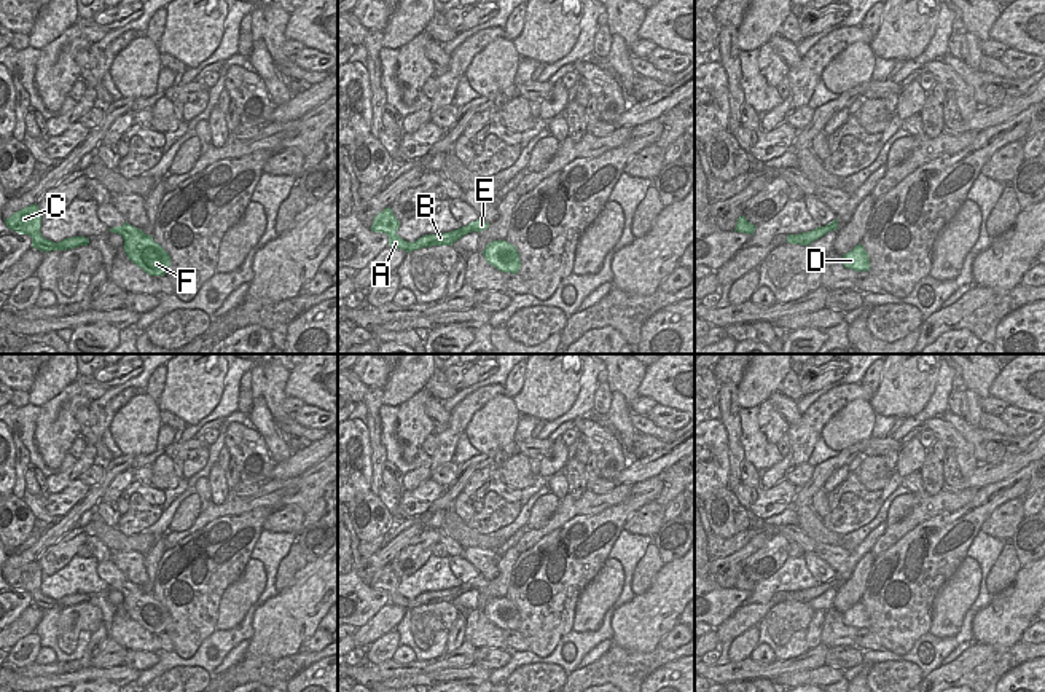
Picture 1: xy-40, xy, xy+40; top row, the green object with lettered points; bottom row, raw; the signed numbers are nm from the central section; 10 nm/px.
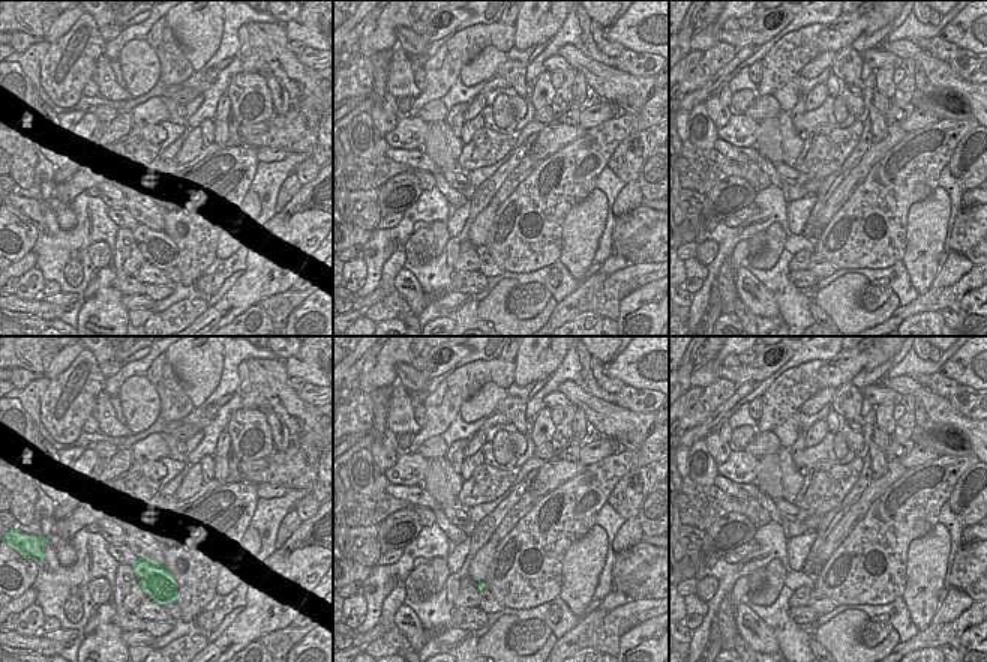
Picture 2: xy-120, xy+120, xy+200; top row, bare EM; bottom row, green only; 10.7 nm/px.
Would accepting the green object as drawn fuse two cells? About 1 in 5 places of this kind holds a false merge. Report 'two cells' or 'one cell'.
one cell

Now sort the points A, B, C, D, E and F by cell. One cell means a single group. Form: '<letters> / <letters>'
A B C D E F

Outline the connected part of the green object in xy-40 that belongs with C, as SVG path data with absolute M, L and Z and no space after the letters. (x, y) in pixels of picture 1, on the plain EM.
M37 561L27 563L14 569L10 576L5 577L5 580L10 587L16 590L29 592L32 595L32 604L41 609L67 607L89 601L89 596L84 593L67 595L61 600L45 596L40 590L41 569Z

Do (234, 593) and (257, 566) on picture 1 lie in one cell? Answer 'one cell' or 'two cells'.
one cell

